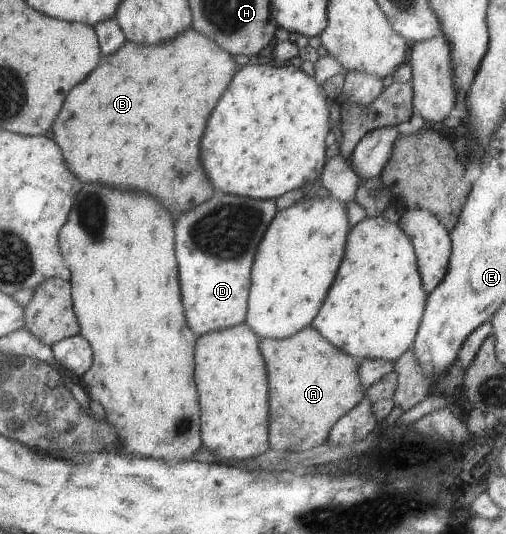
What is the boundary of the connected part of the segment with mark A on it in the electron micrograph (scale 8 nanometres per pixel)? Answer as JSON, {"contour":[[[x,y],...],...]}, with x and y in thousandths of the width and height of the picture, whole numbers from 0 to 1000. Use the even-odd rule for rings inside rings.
{"contour":[[[615,607],[555,635],[516,633],[512,657],[520,672],[526,674],[530,772],[534,772],[534,779],[530,779],[534,783],[530,831],[542,843],[599,845],[636,831],[646,824],[652,800],[721,742],[723,727],[708,704],[713,672],[670,657],[642,633],[636,633],[636,627]]]}

